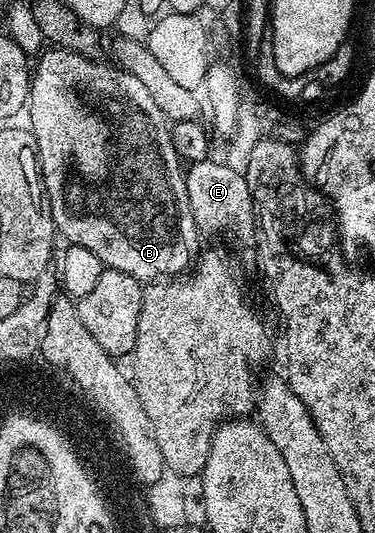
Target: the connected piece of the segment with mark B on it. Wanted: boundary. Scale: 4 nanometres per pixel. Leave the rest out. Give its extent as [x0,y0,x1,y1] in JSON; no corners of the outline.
[26,49,202,281]

